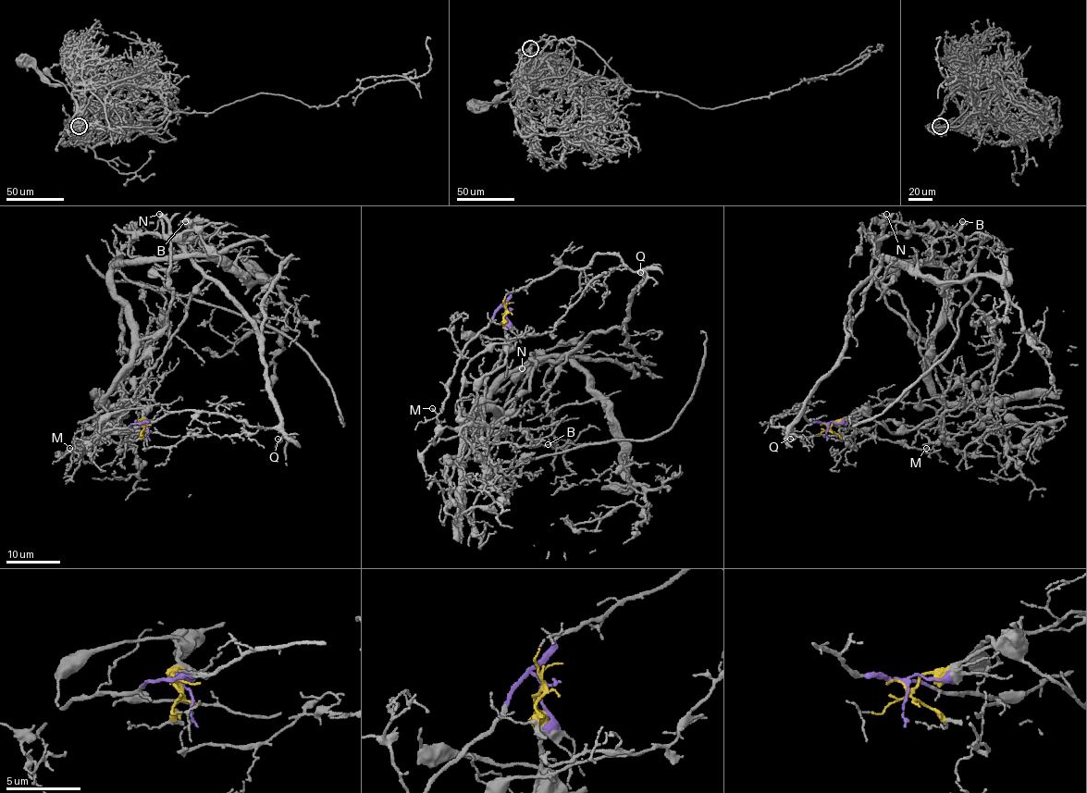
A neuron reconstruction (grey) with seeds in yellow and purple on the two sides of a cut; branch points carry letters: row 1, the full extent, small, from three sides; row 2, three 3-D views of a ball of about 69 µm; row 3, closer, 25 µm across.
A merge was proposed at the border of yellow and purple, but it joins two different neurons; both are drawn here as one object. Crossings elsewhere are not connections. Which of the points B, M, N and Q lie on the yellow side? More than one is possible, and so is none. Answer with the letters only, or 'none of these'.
B

